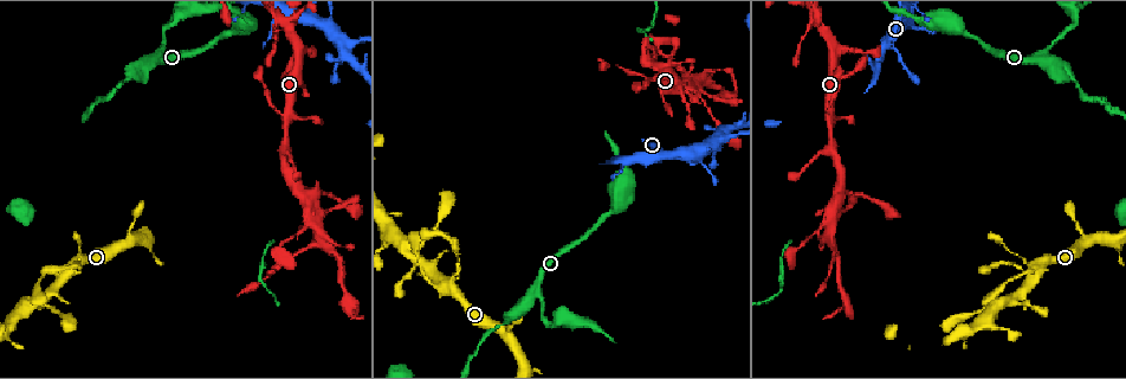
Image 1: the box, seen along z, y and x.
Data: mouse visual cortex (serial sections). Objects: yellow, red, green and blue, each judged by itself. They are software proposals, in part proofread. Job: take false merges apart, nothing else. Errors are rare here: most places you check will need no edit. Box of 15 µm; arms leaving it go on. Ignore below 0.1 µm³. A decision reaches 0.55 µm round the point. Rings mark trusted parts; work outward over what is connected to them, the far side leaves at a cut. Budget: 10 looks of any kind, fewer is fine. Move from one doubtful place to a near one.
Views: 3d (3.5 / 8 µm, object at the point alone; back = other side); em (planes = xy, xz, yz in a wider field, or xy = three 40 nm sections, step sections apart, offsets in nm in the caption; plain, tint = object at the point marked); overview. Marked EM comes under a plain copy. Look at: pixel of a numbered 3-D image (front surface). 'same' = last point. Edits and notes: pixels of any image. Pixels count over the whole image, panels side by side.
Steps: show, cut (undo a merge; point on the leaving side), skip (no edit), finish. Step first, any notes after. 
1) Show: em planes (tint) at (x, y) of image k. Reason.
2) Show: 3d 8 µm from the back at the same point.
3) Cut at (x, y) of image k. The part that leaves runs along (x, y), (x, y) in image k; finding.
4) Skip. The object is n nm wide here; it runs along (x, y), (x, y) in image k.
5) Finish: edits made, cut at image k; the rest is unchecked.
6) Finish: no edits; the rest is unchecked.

Show: em xy step 1 (tint) at (518, 315) of image 1. Calibre changes.

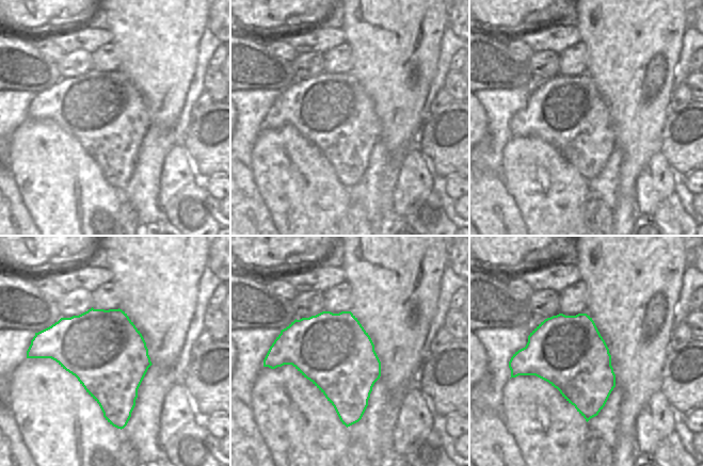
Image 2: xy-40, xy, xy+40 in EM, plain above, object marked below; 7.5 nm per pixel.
Show: 3d 3.5 µm from the back at the same point.

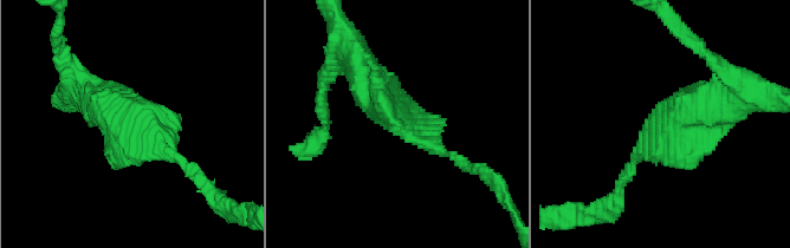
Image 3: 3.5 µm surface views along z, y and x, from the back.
Skip. All the same cell.

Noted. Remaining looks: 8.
Show: 3d 3.5 µm at (1071, 17) of image 1. Sudden change in width.

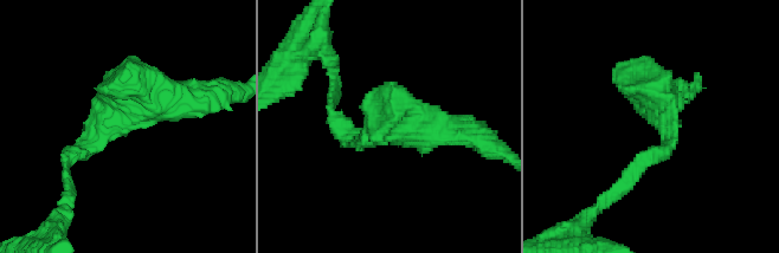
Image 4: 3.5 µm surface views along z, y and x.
Show: em xy step 5 (tint) at (660, 118) of image 4.

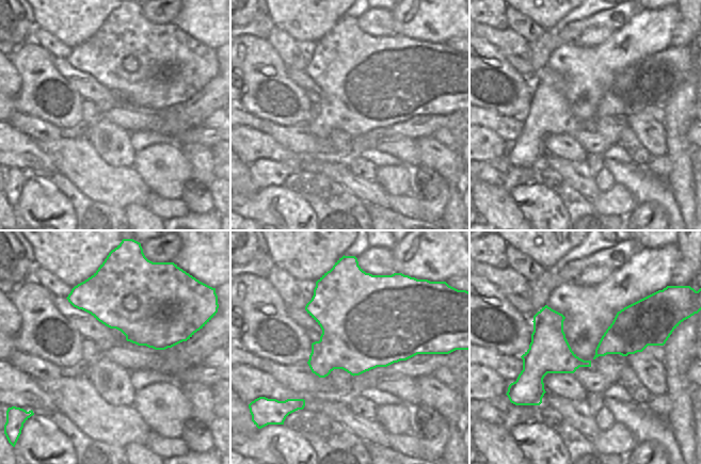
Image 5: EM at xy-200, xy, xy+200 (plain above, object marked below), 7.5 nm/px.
Skip. It runs along (66, 161), (147, 103), (194, 99) in image 4; one cell here.

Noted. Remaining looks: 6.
Show: 3d 3.5 µm at (903, 27) of image 1.

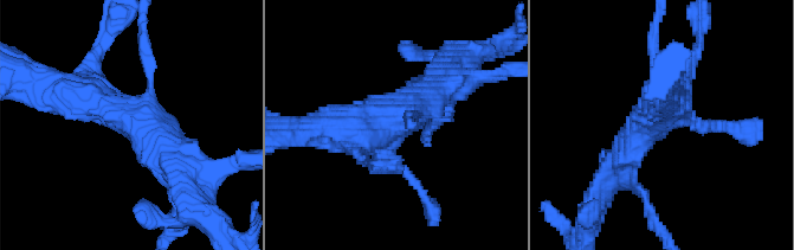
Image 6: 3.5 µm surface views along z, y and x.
Skip. It runs along (59, 97), (133, 115), (184, 170) in image 6; one cell here.

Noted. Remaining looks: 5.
Show: 3d 3.5 µm at (702, 78) of image 1.

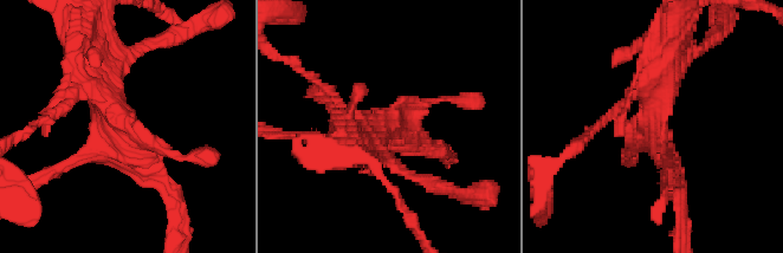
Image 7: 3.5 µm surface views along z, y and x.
Show: em xy step 5 (tint) at (126, 133) of image 7. Need the tissue.

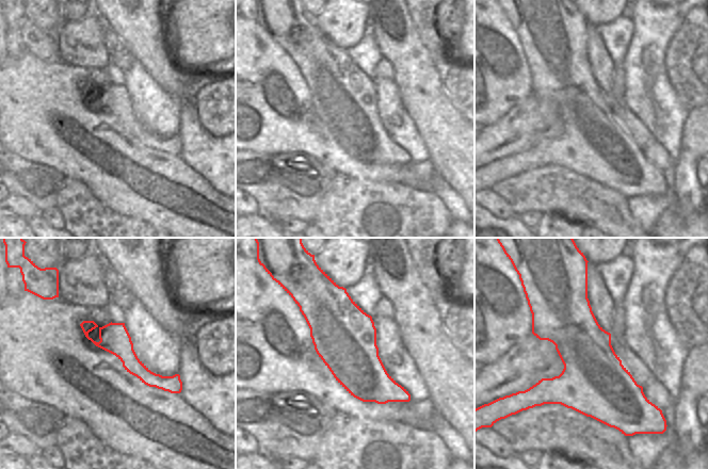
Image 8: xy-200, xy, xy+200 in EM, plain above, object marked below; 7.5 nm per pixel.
Skip. It runs along (89, 69), (136, 160), (173, 192) in image 7; all the same cell.

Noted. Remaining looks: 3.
Finish: no edits; the rest is unchecked.

